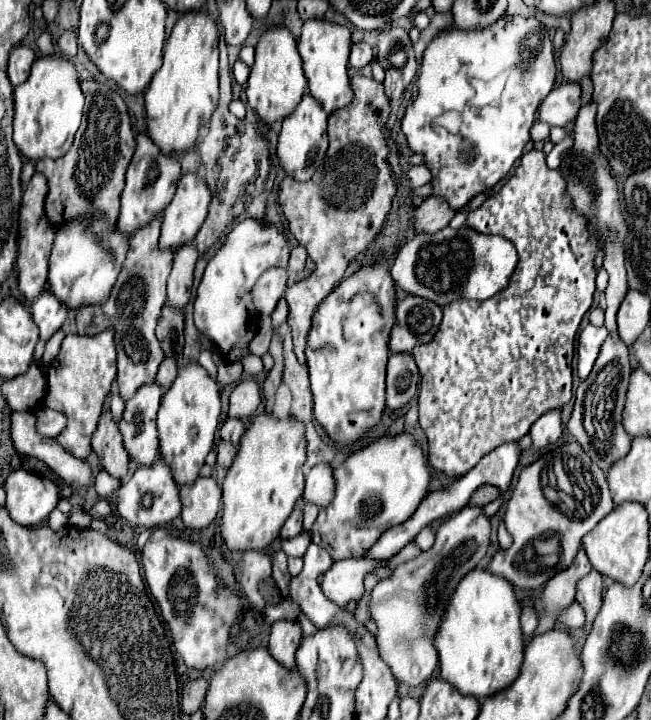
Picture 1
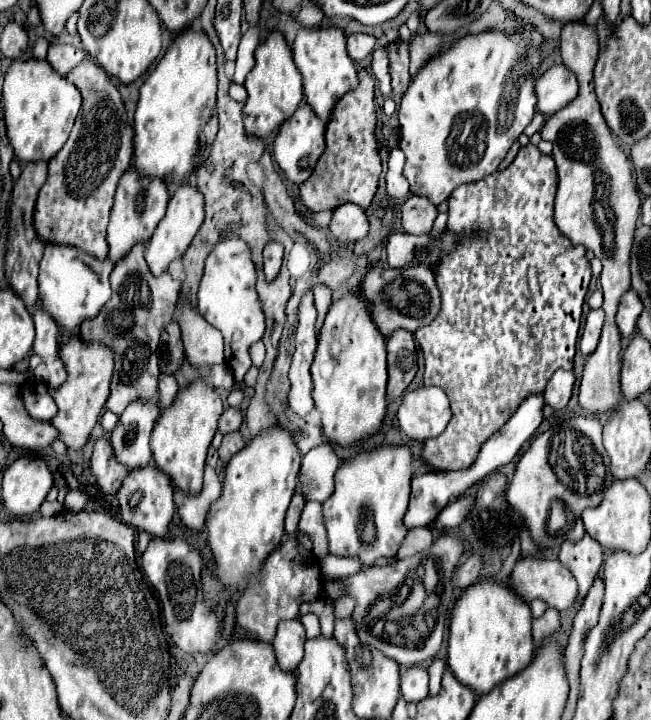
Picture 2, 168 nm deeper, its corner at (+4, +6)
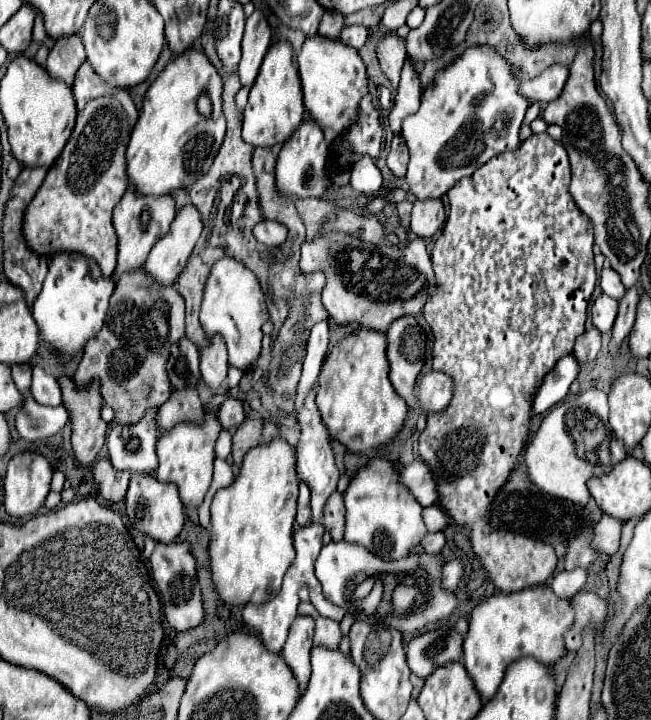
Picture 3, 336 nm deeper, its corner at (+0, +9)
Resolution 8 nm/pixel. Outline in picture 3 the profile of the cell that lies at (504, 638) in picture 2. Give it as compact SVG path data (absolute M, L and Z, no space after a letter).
M550 586L526 588L514 594L496 592L490 598L480 600L468 618L468 632L464 638L464 666L470 678L476 684L476 690L490 700L510 662L518 658L532 656L538 662L550 666L564 654L562 634L572 626L574 614L568 606L568 600L556 598L550 592Z

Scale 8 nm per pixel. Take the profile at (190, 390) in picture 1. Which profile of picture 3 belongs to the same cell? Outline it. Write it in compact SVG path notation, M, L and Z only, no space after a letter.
M208 408L208 424L204 428L192 428L192 424L176 424L176 428L162 432L156 442L156 452L160 466L156 470L156 478L160 482L174 482L180 490L180 498L186 506L196 508L212 482L212 462L214 462L214 444L216 432L220 432L222 424L216 416L214 408Z

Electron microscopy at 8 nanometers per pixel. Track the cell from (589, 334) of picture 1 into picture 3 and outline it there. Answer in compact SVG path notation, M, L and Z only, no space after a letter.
M600 296L592 306L592 324L596 324L600 334L606 334L612 330L616 314L618 314L618 300Z

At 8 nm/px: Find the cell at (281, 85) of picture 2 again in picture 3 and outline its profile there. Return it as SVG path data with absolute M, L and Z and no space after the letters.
M276 42L264 56L260 76L250 90L248 104L244 108L242 138L252 146L274 146L286 142L304 118L304 104L300 92L300 76L294 64L294 50L290 42Z

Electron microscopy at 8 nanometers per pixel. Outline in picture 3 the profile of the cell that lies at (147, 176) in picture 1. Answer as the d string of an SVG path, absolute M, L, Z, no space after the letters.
M128 188L128 192L124 192L124 196L116 204L114 216L112 216L116 236L118 236L118 266L114 270L114 280L118 280L120 274L124 274L128 270L136 270L146 262L148 252L158 242L158 238L162 238L168 232L174 216L176 216L176 208L174 208L174 198L170 194L158 198L158 196L138 194L130 188Z

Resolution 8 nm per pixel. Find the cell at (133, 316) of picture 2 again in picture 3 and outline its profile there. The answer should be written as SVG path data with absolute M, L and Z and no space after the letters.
M138 268L136 272L126 272L124 276L120 276L114 294L110 298L108 320L104 320L104 328L92 340L88 340L84 348L84 356L82 362L78 364L74 380L78 386L84 386L92 378L98 378L104 404L114 408L116 422L122 426L136 424L148 408L160 406L168 400L172 392L166 374L168 348L182 336L184 336L184 298L176 292L176 286L172 284L160 288L144 268Z

